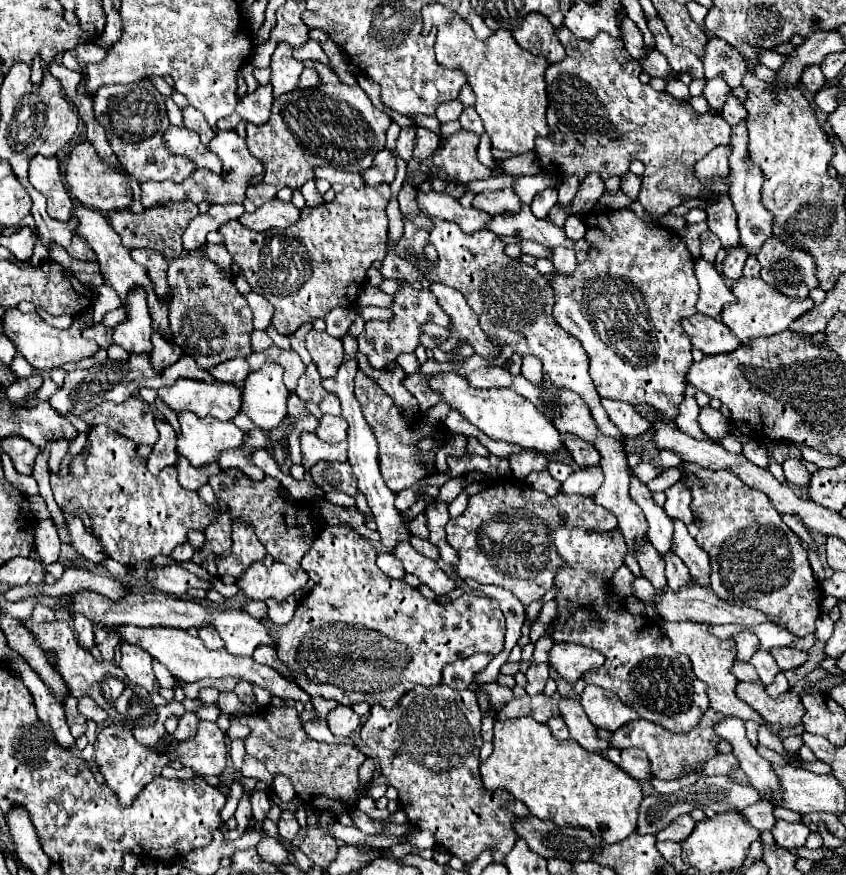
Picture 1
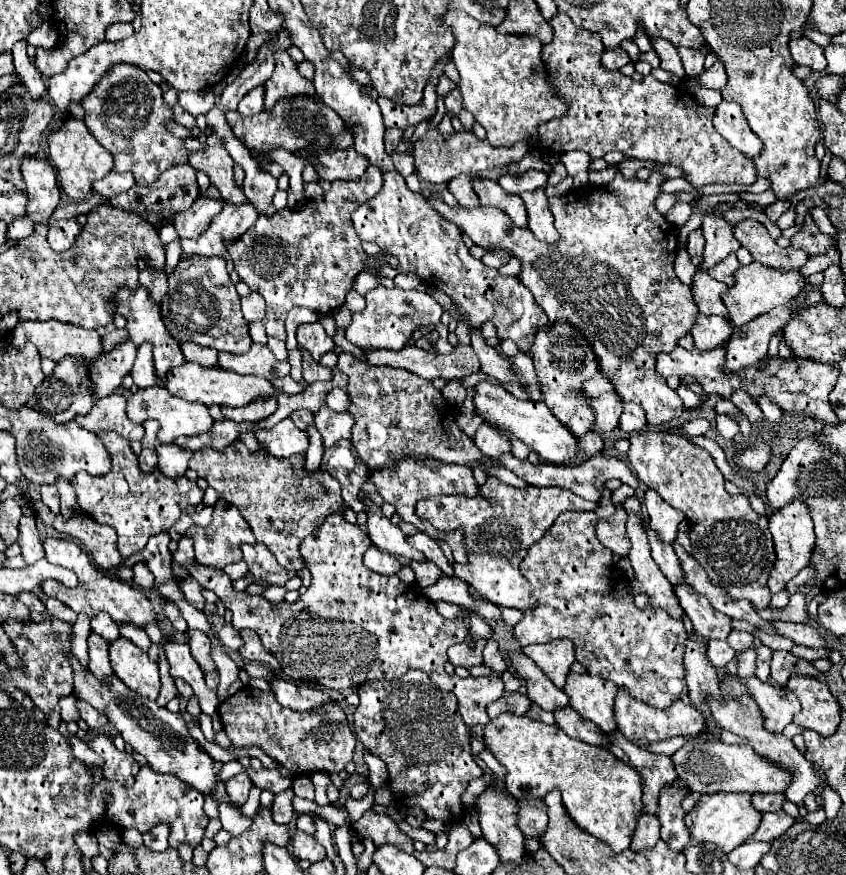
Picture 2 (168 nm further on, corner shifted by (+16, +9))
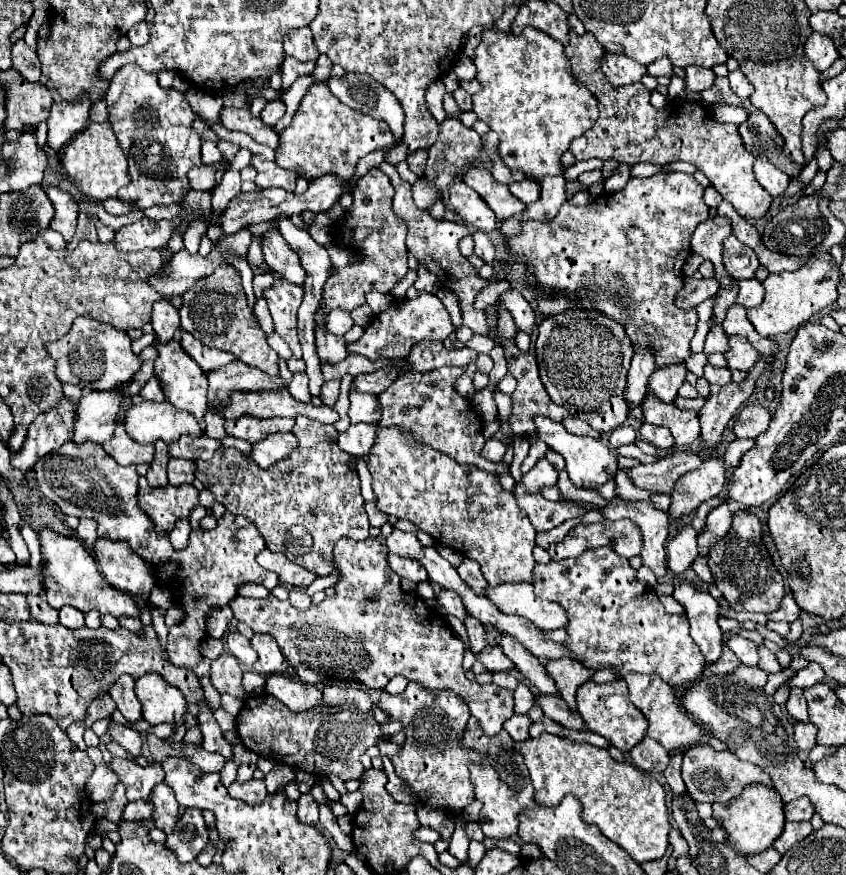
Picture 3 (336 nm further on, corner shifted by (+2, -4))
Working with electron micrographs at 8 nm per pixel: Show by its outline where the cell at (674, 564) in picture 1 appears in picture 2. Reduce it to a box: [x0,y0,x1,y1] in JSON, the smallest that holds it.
[674,581,732,639]

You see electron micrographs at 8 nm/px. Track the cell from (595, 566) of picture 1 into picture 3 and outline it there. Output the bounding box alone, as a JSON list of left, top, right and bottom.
[534,548,706,686]

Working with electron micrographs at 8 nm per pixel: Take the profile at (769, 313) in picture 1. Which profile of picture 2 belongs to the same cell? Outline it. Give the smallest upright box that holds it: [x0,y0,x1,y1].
[722,263,806,327]

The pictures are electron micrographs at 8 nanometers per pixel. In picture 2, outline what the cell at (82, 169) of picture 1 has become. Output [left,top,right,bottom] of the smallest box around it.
[48,117,112,201]

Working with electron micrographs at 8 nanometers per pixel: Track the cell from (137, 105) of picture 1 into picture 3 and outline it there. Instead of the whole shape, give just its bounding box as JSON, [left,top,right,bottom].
[106,64,200,210]

